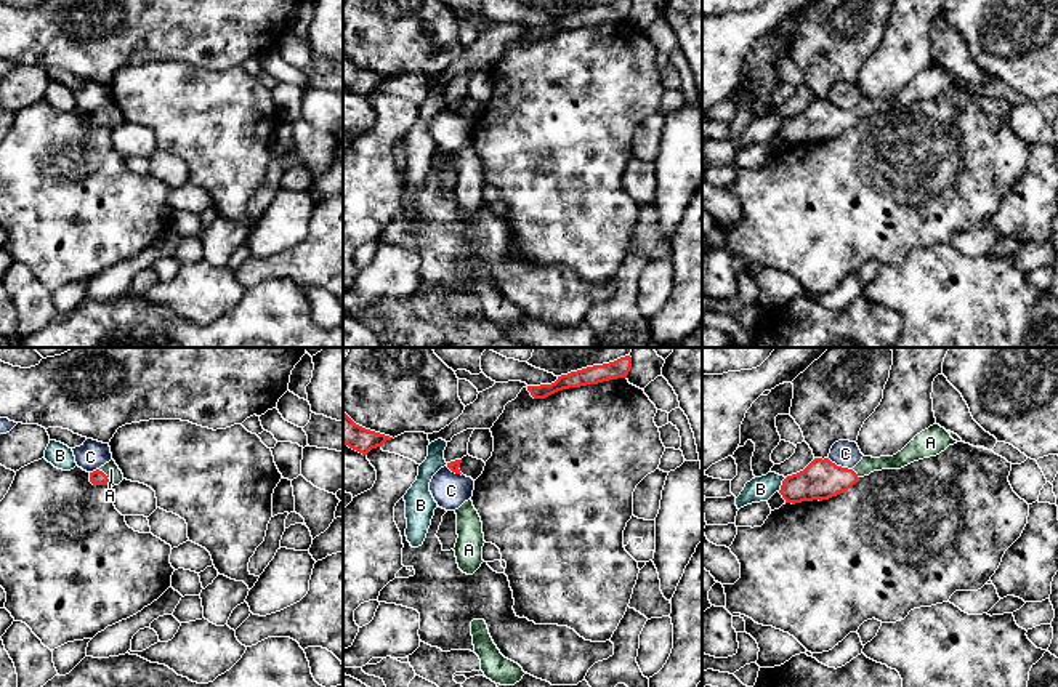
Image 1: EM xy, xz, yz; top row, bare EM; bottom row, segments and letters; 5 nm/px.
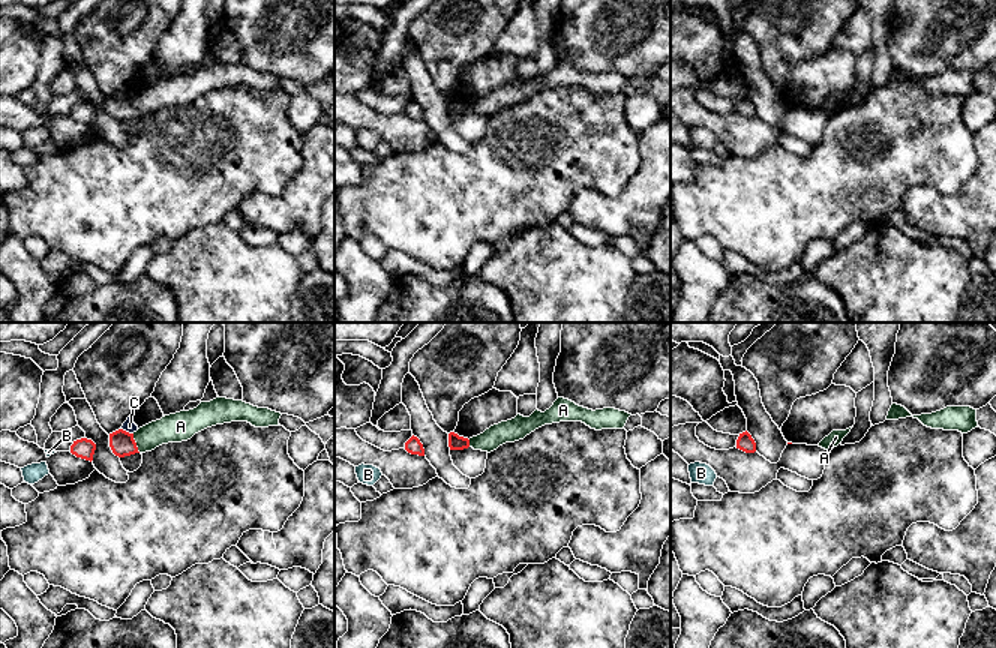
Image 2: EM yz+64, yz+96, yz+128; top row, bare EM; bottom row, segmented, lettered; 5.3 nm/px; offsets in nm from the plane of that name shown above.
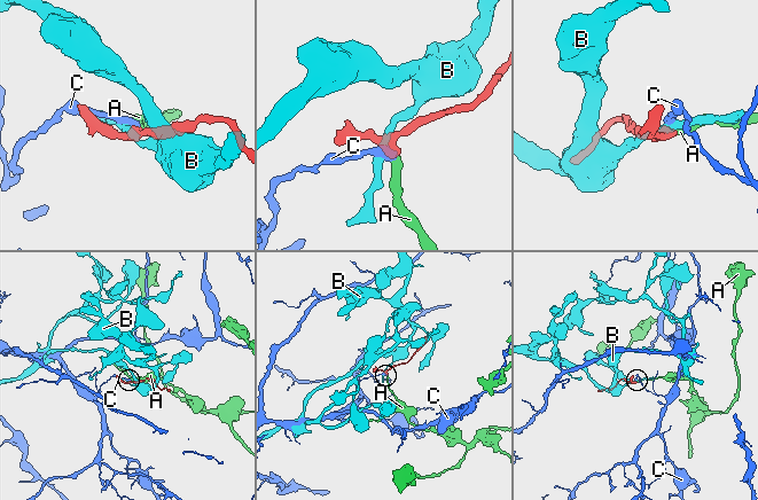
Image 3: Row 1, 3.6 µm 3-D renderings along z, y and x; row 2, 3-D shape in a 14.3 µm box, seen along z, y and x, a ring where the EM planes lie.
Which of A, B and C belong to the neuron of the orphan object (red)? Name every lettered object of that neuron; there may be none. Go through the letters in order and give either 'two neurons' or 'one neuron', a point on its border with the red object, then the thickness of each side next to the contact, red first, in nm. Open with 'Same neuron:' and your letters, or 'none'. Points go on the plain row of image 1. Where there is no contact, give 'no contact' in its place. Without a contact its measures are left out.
Same neuron: A
A: one neuron | xy (106, 117) | 80/80 nm
B: two neurons | yz (783, 125) | 200/130 nm
C: two neurons | yz (840, 108) | 200/140 nm

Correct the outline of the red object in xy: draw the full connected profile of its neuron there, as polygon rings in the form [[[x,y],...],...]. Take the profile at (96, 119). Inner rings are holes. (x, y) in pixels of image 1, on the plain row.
[[[114,101],[90,114],[90,123],[93,127],[119,127],[123,122],[123,115]]]

